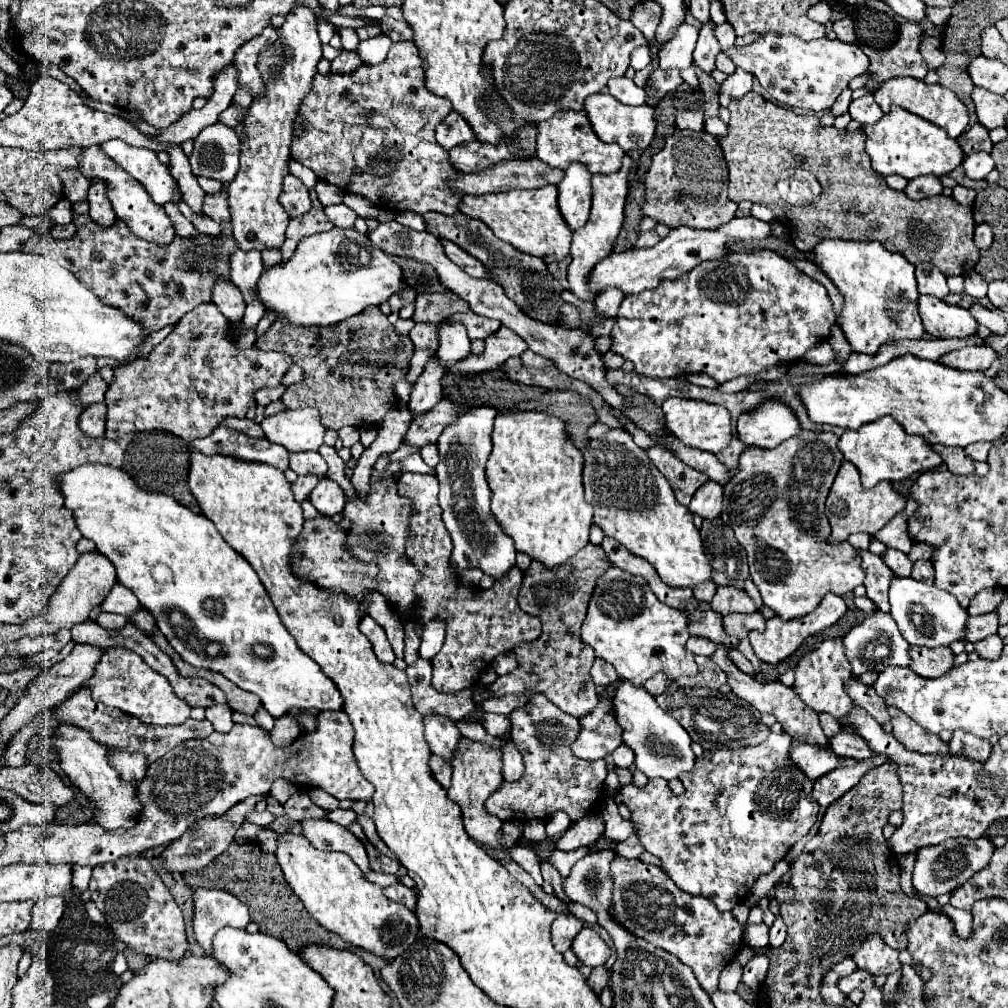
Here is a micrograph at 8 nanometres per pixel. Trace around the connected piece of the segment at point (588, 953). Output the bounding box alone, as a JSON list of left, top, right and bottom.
[572,928,610,966]

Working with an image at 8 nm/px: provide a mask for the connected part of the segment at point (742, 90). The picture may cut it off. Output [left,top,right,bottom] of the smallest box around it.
[718,68,754,108]

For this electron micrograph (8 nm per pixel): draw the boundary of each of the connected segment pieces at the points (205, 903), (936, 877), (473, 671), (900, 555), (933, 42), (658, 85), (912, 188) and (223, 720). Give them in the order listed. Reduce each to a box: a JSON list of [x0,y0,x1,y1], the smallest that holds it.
[[194,888,250,954],[912,838,994,898],[398,472,540,693],[882,548,912,576],[922,36,944,70],[646,68,682,106],[904,176,942,200],[206,704,234,734]]

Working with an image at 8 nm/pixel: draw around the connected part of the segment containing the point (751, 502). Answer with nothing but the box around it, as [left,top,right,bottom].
[720,430,860,620]

